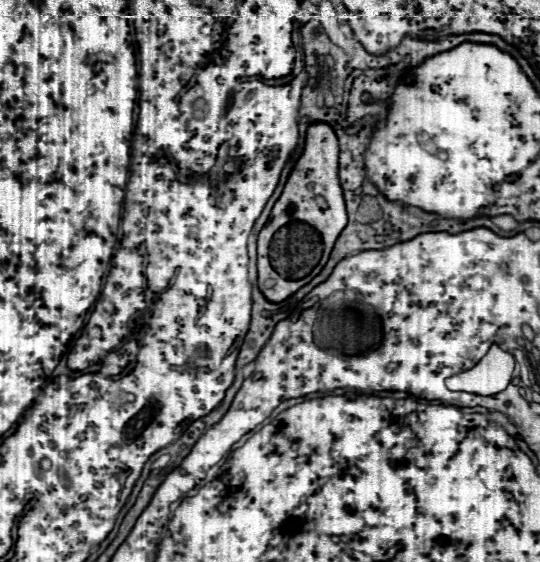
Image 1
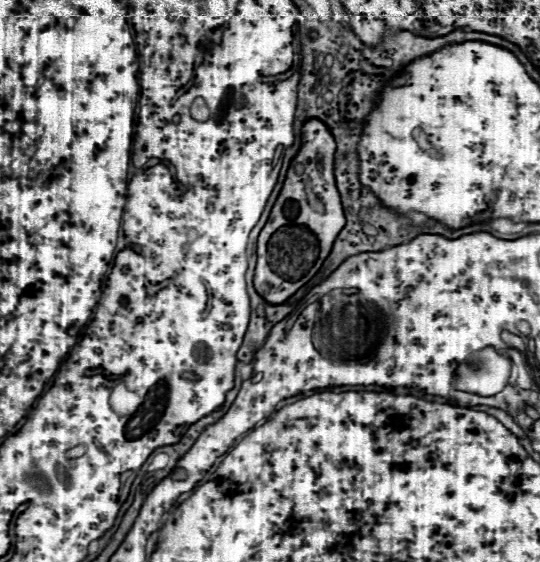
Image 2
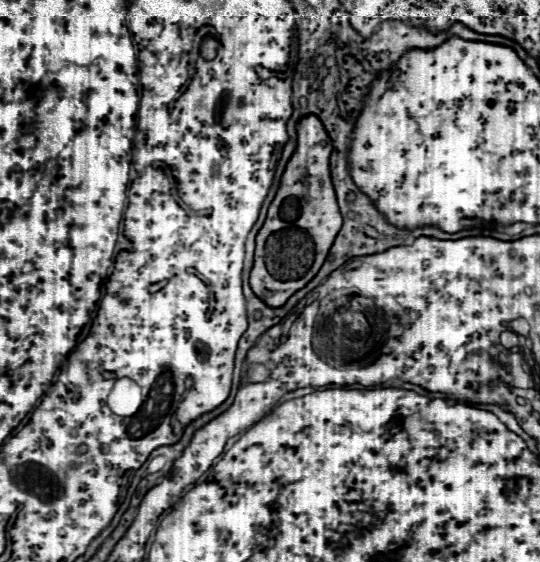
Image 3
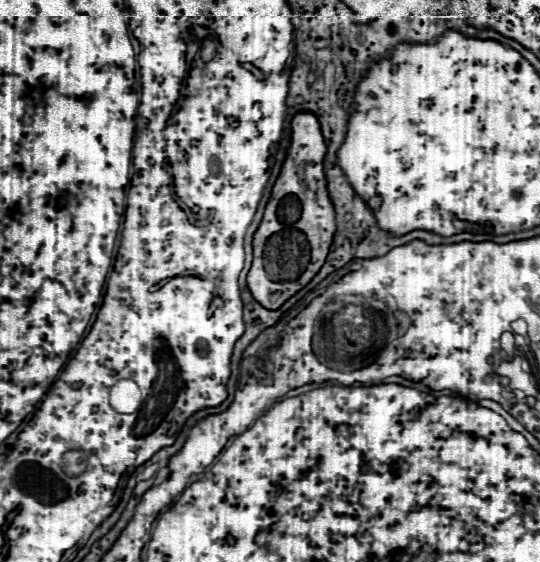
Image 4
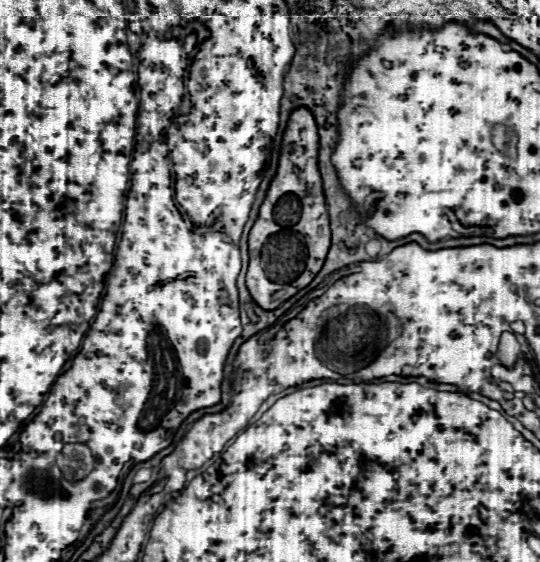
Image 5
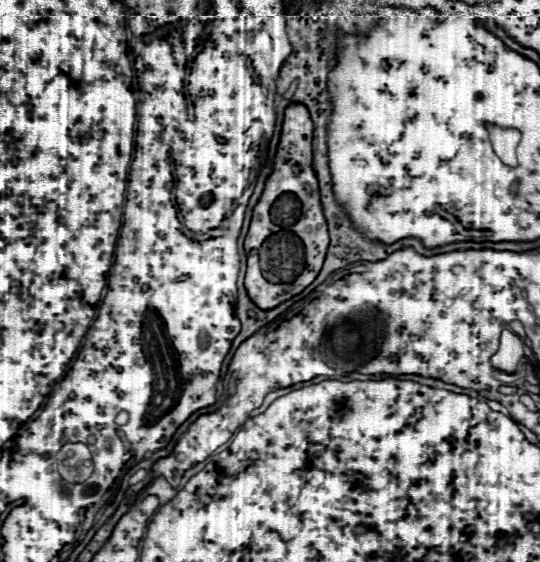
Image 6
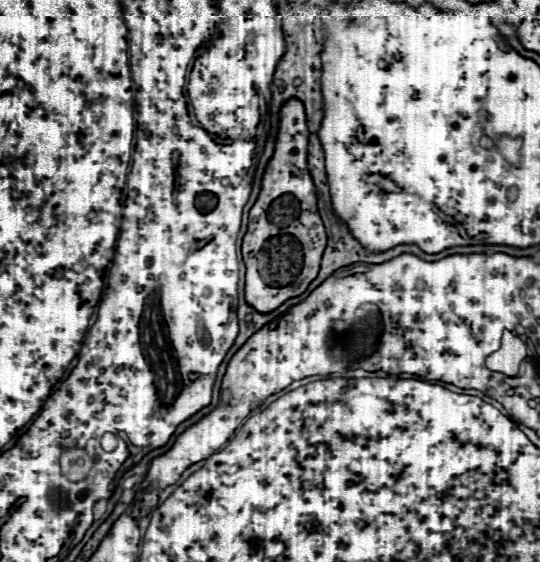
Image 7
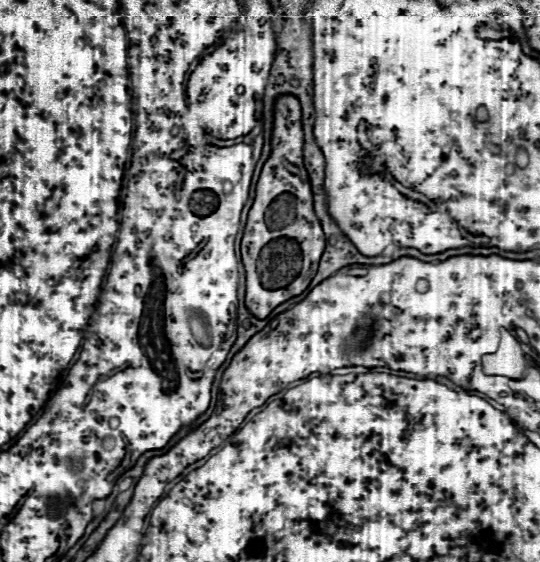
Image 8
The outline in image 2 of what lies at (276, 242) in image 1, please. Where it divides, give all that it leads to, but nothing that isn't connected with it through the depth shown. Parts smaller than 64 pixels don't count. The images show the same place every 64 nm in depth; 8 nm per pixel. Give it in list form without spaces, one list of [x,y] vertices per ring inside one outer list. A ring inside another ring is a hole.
[[[308,120],[302,126],[302,138],[304,144],[290,162],[280,196],[258,236],[254,288],[264,300],[268,300],[268,304],[284,304],[320,270],[336,236],[346,224],[334,182],[336,142],[332,134],[326,124],[320,124],[320,120]]]

